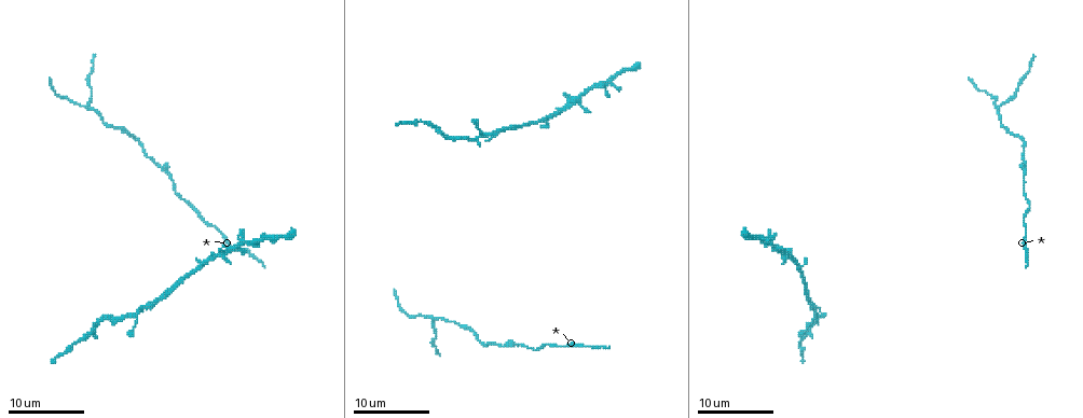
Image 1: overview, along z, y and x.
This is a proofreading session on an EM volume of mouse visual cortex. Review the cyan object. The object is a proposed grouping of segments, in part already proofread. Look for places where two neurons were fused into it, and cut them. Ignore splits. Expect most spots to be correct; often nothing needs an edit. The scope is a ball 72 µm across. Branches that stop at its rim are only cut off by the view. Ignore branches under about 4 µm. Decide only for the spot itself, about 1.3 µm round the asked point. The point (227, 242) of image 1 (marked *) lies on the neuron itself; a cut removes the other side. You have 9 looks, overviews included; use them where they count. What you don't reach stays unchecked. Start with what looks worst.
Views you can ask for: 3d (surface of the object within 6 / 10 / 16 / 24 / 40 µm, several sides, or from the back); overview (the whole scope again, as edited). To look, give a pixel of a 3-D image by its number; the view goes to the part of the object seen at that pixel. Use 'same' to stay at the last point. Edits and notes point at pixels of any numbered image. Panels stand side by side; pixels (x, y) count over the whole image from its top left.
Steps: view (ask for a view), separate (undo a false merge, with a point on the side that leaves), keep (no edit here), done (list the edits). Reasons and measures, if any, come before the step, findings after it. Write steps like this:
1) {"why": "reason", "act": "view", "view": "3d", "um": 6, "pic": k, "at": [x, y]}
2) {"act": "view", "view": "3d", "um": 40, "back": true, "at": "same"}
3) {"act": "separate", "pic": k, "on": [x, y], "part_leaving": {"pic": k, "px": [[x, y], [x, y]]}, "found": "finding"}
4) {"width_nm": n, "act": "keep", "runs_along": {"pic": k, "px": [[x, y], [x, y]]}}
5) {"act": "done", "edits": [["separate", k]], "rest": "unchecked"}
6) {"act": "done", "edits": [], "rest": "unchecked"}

{"why": "arms part here", "act": "view", "view": "3d", "um": 6, "pic": 1, "at": [998, 108]}

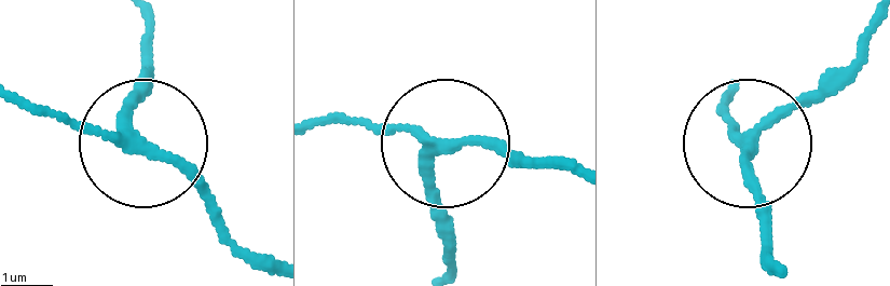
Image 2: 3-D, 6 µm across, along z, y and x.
{"act": "view", "view": "3d", "um": 6, "back": true, "pic": 2, "at": [427, 148]}

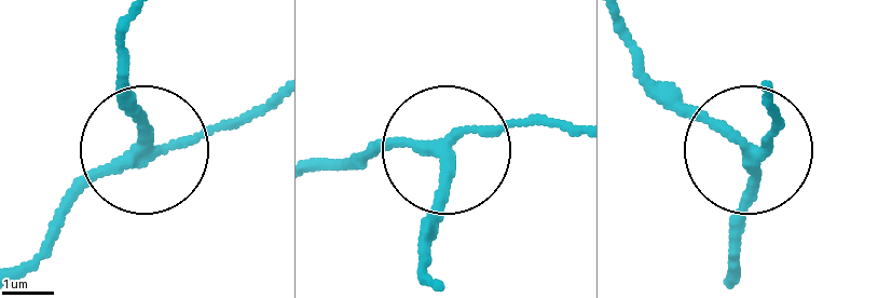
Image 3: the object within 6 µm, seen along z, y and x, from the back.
{"width_nm": 210, "act": "keep", "runs_along": {"pic": 3, "px": [[321, 164], [412, 138], [562, 125]]}, "found": "continuous, no second neuron"}

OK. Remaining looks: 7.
{"why": "four-way junction", "act": "view", "view": "3d", "um": 6, "pic": 1, "at": [478, 135]}

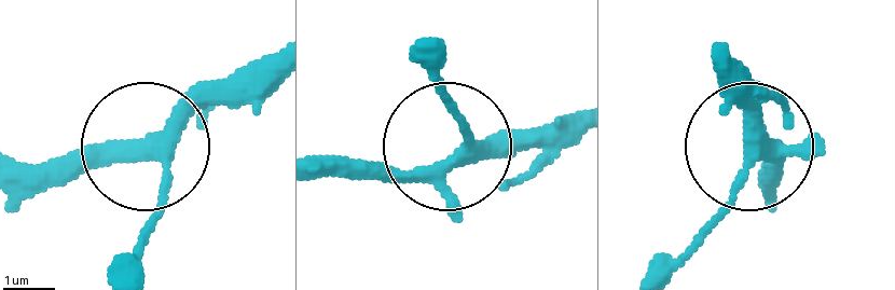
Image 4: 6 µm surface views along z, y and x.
{"act": "view", "view": "3d", "um": 6, "back": true, "pic": 4, "at": [757, 150]}

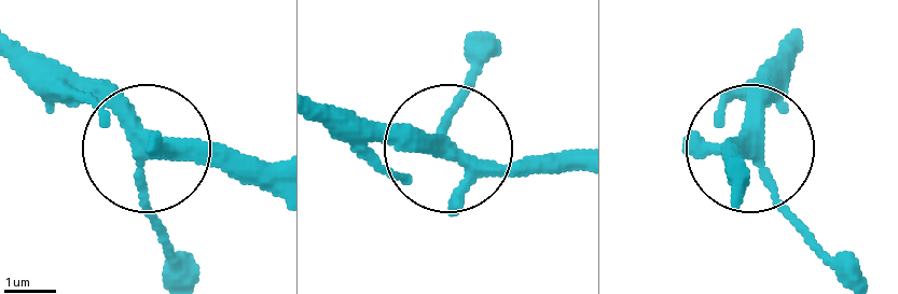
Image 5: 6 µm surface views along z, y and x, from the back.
{"width_nm": 300, "act": "keep", "found": "all the same neuron"}

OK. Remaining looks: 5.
{"why": "arms part here", "act": "view", "view": "3d", "um": 10, "pic": 1, "at": [545, 118]}

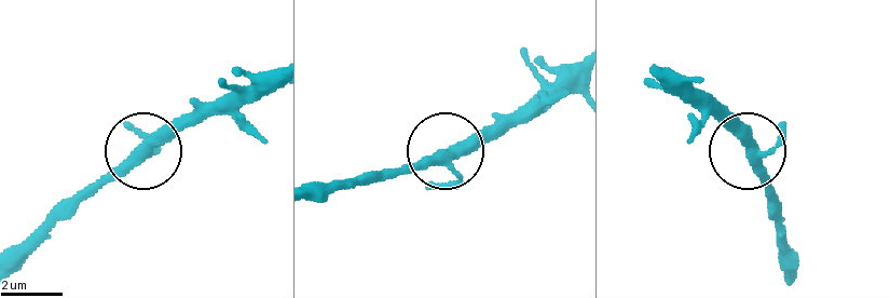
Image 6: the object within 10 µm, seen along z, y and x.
{"act": "view", "view": "3d", "um": 10, "back": true, "pic": 6, "at": [750, 149]}

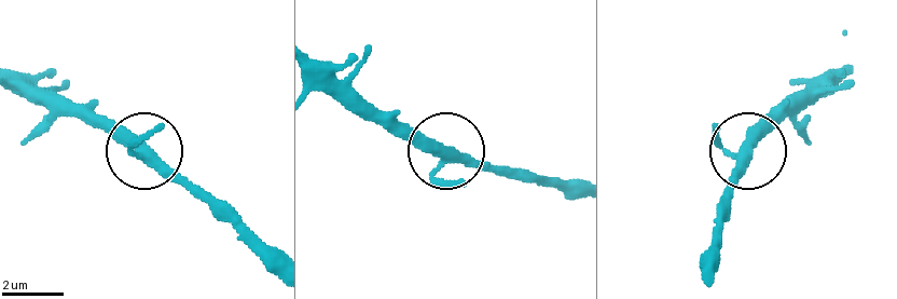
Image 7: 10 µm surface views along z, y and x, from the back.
{"act": "keep", "found": "continuous, no second neuron"}

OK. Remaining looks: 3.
{"why": "three-way junction", "act": "view", "view": "3d", "um": 10, "pic": 1, "at": [236, 247]}

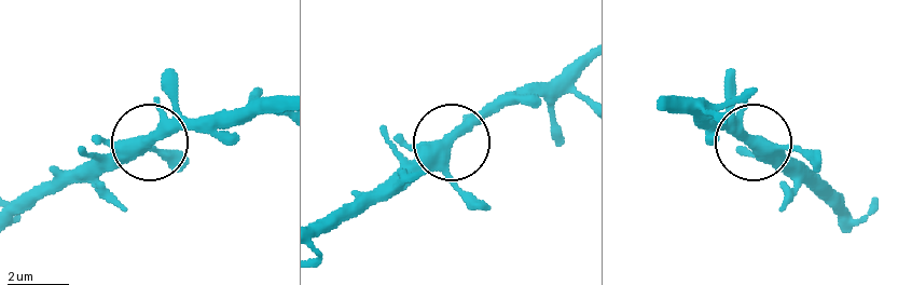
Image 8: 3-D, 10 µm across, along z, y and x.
{"width_nm": 370, "act": "keep", "found": "all the same neuron"}

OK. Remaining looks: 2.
{"act": "done", "edits": [], "rest": "unchecked"}

